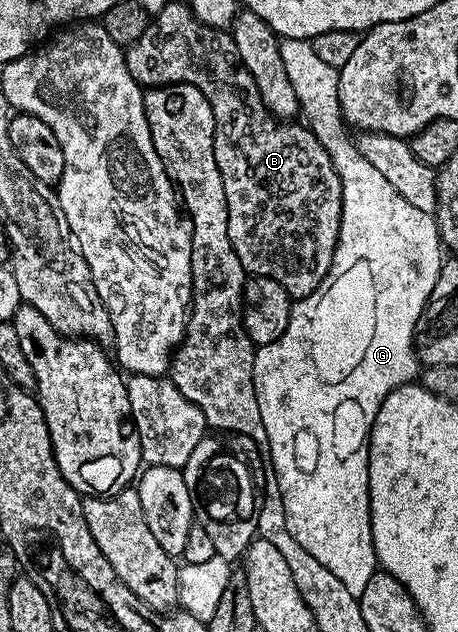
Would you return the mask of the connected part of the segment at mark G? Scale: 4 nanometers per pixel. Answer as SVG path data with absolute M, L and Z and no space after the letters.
M342 141L336 145L331 144L328 148L330 159L334 163L334 167L338 171L338 179L342 187L342 219L340 220L340 234L338 235L338 243L334 251L334 259L330 271L322 279L319 289L315 289L309 297L301 297L296 304L293 304L290 311L290 323L286 327L286 331L282 331L282 335L278 335L278 339L274 339L274 343L266 343L256 349L254 355L254 391L258 399L258 411L262 411L262 423L266 427L266 446L267 452L272 452L272 461L270 457L270 469L276 472L276 485L280 488L280 501L284 504L284 517L282 524L288 528L290 535L294 535L294 539L298 539L298 543L302 543L302 547L306 547L306 551L310 551L310 555L314 555L314 559L318 559L318 563L322 563L326 567L330 567L334 571L334 575L338 575L338 579L342 579L342 583L346 583L346 587L350 591L350 595L360 598L362 591L366 587L366 583L370 583L370 579L378 572L378 562L376 560L376 552L374 551L374 543L372 542L372 512L370 511L370 499L368 498L368 437L372 433L372 424L378 415L378 411L382 407L382 403L386 399L386 395L390 395L390 391L397 389L399 385L407 385L417 380L418 374L421 372L422 365L416 355L415 339L416 339L416 324L422 315L422 311L428 306L428 300L432 298L432 292L436 286L436 280L440 274L442 264L442 256L440 257L440 241L442 245L442 229L438 224L435 216L431 213L421 213L418 207L413 207L410 203L406 203L406 199L402 199L402 195L398 195L398 191L394 191L394 187L390 187L388 180L379 174L370 163L366 163L366 159L362 156L359 150Z

